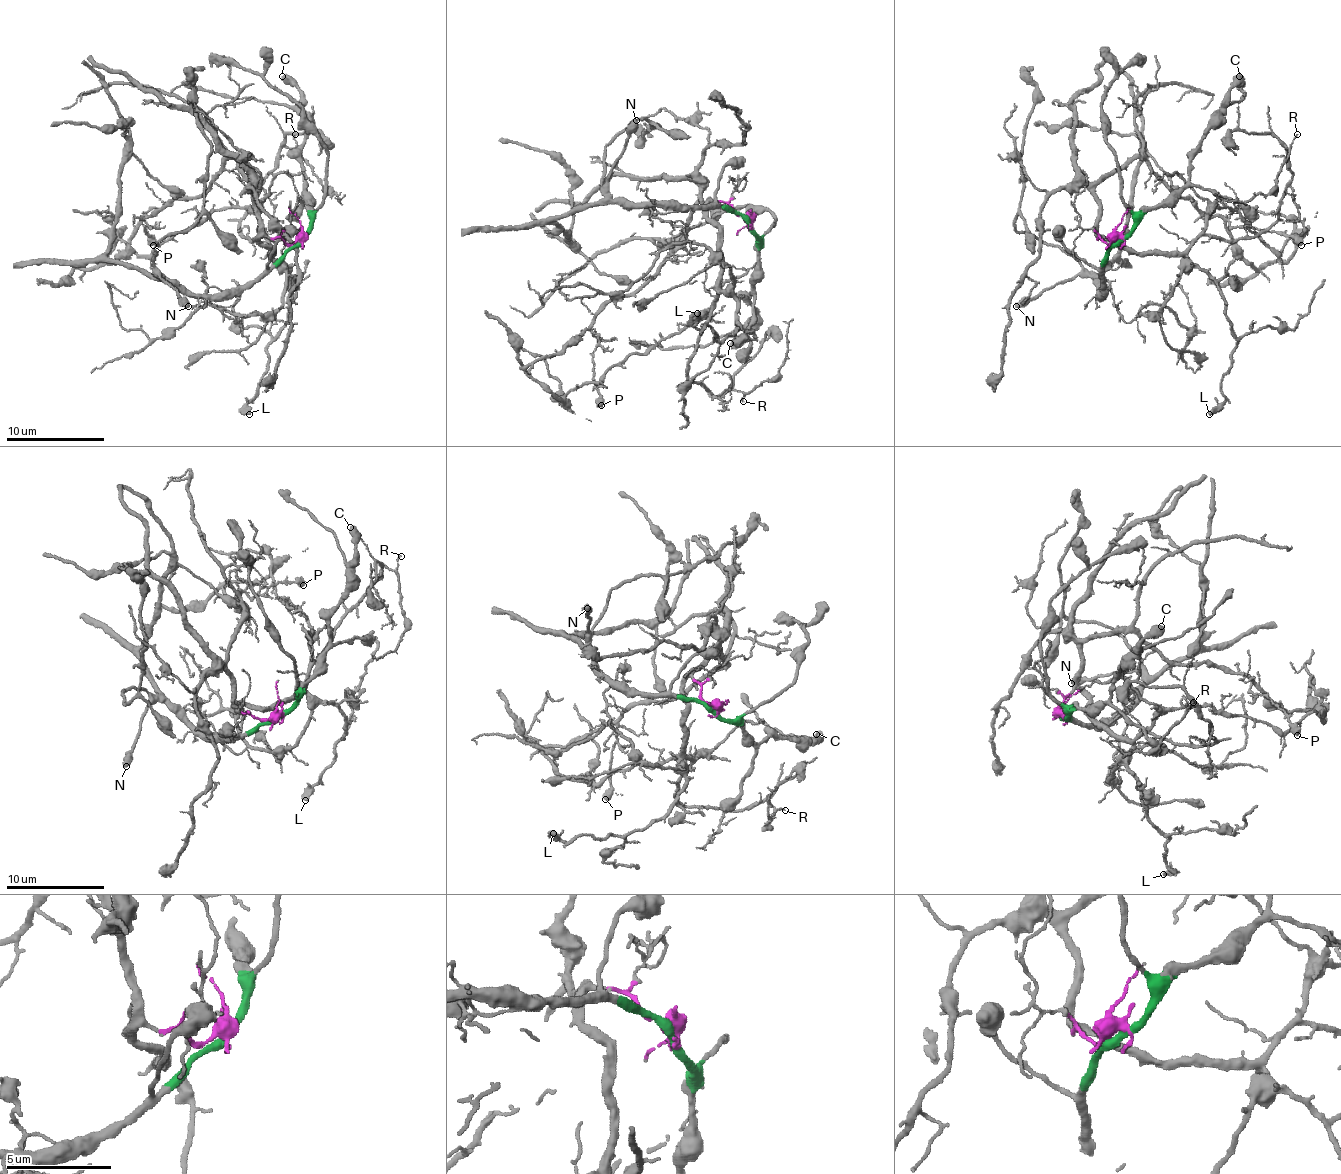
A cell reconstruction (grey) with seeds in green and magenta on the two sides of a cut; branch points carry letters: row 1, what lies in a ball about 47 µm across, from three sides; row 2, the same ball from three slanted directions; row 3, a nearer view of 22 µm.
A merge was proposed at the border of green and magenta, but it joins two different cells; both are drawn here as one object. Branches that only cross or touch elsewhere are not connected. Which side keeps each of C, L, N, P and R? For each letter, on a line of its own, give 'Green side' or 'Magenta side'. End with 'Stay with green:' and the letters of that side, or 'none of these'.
C: Green side
L: Magenta side
N: Green side
P: Magenta side
R: Magenta side
Stay with green: C, N

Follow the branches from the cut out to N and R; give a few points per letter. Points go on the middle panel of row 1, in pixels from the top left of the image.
N: (749, 223), (719, 206), (623, 206), (611, 196), (611, 167), (626, 145), (628, 130), (636, 120)
R: (749, 223), (722, 201), (707, 206), (719, 228), (719, 297), (687, 369), (712, 396), (742, 391), (744, 401)

